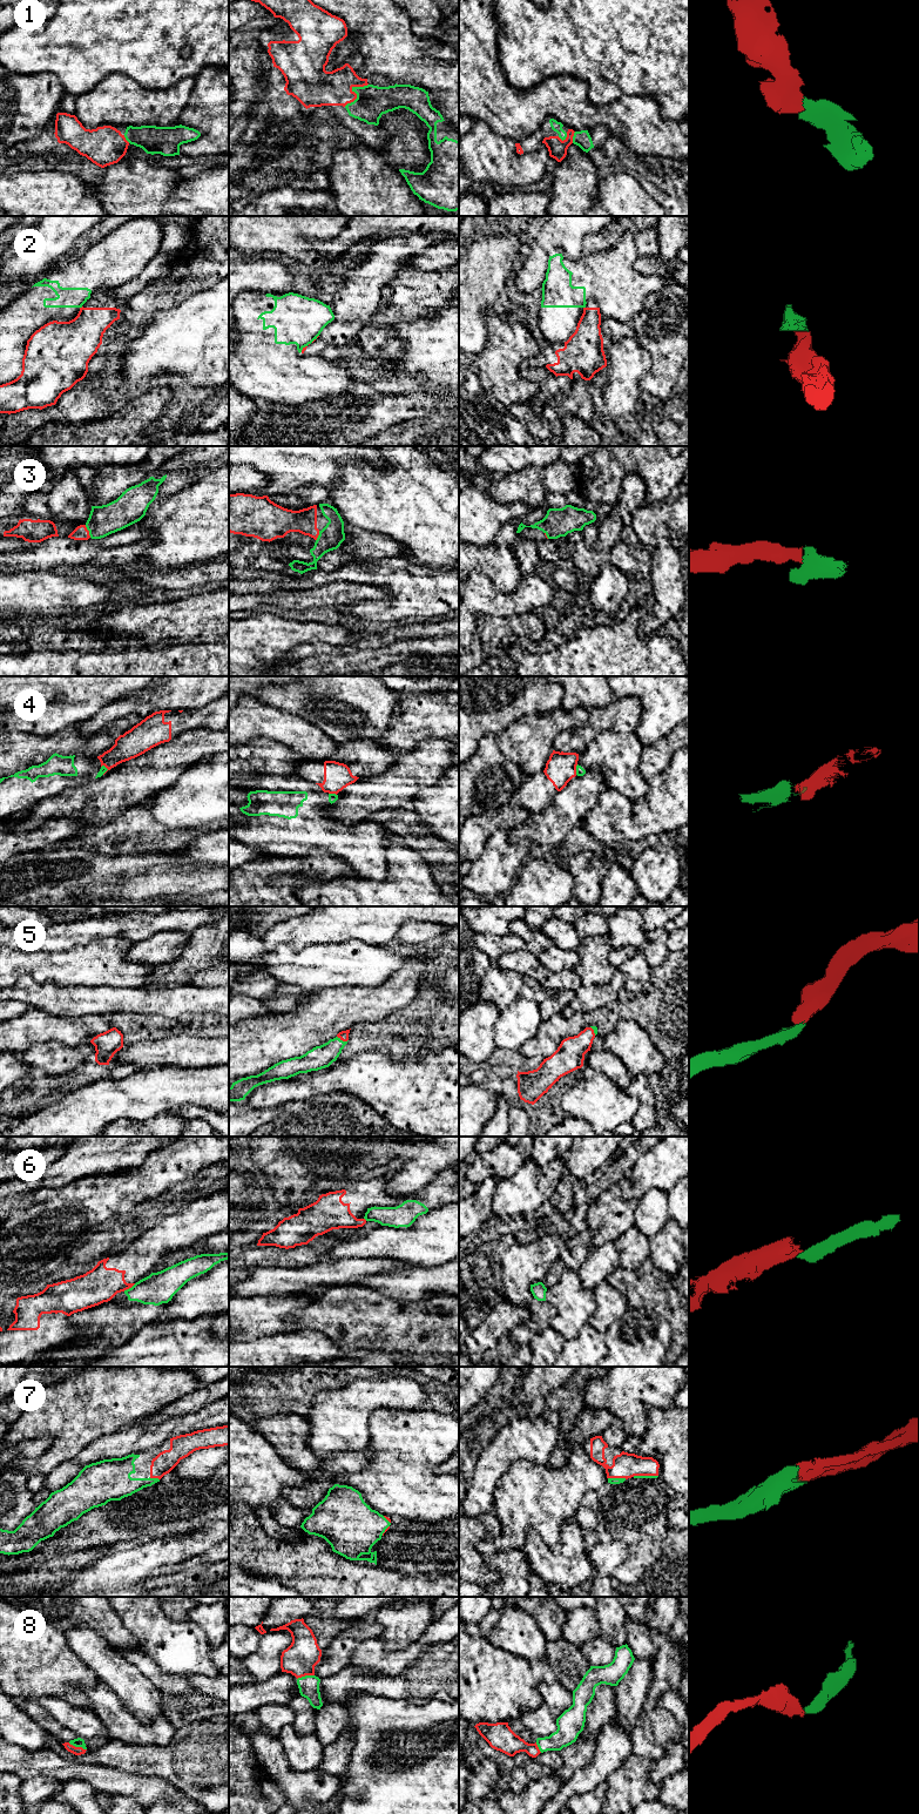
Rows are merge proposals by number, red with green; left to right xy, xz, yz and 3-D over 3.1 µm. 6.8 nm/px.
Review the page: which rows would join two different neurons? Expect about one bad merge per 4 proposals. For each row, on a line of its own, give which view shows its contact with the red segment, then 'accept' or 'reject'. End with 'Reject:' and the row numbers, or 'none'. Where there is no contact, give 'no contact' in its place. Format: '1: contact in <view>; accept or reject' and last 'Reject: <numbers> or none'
1: contact in xz; accept
2: contact in xy; reject
3: contact in xy; accept
4: contact in xy; reject
5: contact in xz; accept
6: contact in xy; reject
7: contact in yz; accept
8: contact in xy; accept
Reject: 2, 4, 6

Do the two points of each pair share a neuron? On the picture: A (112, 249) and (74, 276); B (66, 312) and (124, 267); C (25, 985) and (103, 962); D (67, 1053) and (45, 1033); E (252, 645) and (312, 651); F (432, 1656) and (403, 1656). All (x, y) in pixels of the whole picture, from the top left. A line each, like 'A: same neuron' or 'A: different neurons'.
A: same neuron
B: same neuron
C: different neurons
D: different neurons
E: different neurons
F: different neurons

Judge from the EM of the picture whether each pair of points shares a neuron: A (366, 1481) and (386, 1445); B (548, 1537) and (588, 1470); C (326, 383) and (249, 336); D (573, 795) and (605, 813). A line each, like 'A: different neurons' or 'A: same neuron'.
A: same neuron
B: same neuron
C: same neuron
D: different neurons

